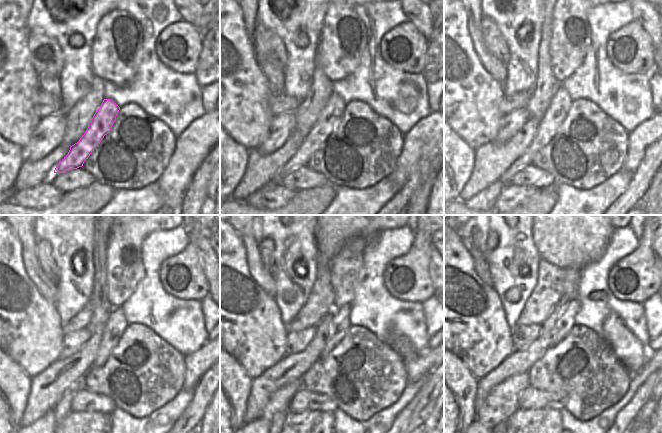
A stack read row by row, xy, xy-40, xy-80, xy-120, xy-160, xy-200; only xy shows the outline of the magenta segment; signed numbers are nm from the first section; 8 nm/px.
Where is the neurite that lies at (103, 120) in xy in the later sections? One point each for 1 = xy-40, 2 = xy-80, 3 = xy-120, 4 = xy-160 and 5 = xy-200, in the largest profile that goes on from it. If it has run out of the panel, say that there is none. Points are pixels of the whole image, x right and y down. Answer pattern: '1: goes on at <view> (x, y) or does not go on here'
1: goes on at xy-40 (333, 111)
2: goes on at xy-80 (561, 103)
3: goes on at xy-120 (116, 324)
4: goes on at xy-160 (340, 324)
5: goes on at xy-200 (563, 326)

